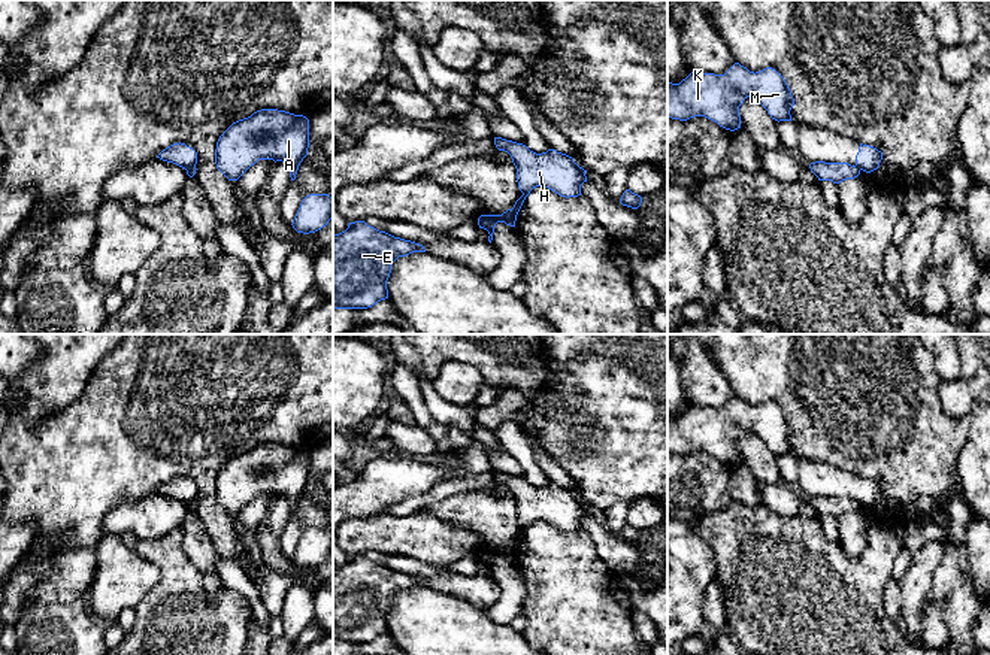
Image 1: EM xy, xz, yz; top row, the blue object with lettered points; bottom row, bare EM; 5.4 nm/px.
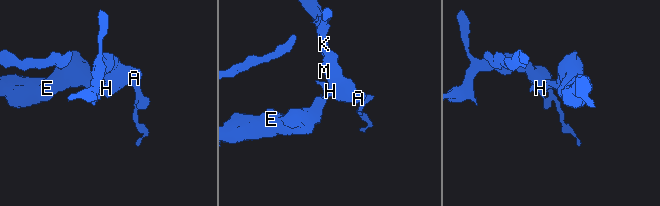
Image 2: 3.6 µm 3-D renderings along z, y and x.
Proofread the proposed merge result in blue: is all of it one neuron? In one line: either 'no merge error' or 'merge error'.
merge error

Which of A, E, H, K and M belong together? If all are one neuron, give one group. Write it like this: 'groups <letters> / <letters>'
groups A H K M / E

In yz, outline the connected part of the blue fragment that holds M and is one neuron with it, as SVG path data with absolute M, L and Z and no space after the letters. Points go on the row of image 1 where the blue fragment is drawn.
M735 63L724 75L691 72L679 84L667 81L667 118L687 121L694 116L705 116L720 127L735 131L741 128L739 106L747 97L756 98L775 121L791 121L790 110L794 98L785 79L772 67L760 72L750 72Z

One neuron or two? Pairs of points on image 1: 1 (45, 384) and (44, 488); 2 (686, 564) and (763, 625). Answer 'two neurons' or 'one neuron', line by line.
1: two neurons
2: two neurons

